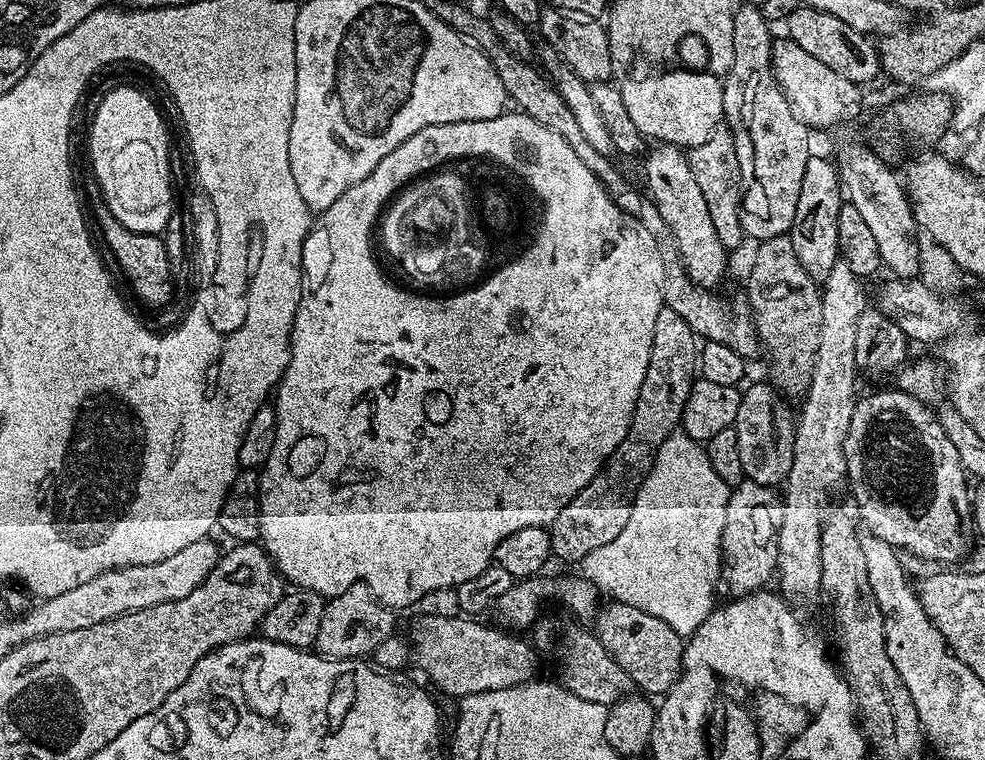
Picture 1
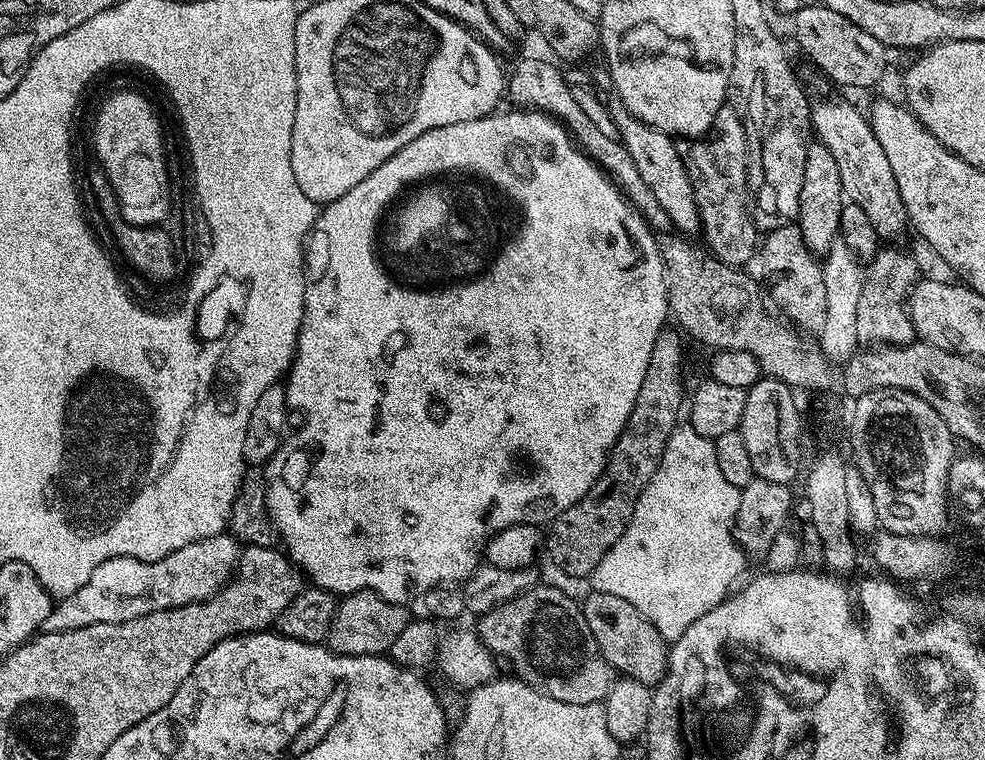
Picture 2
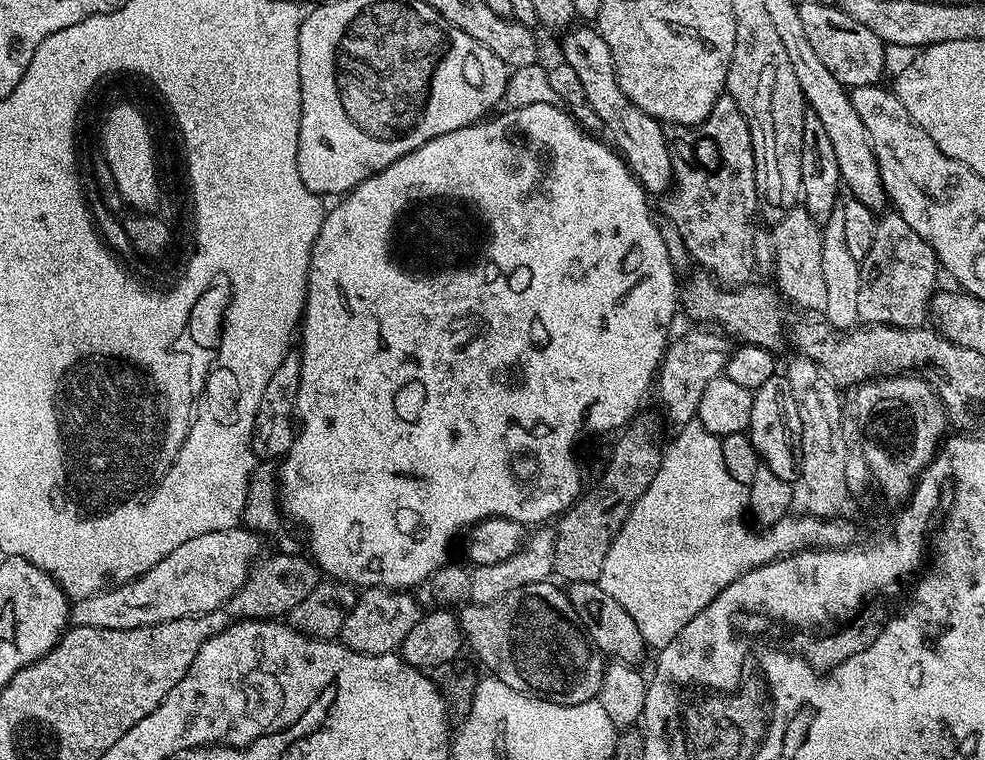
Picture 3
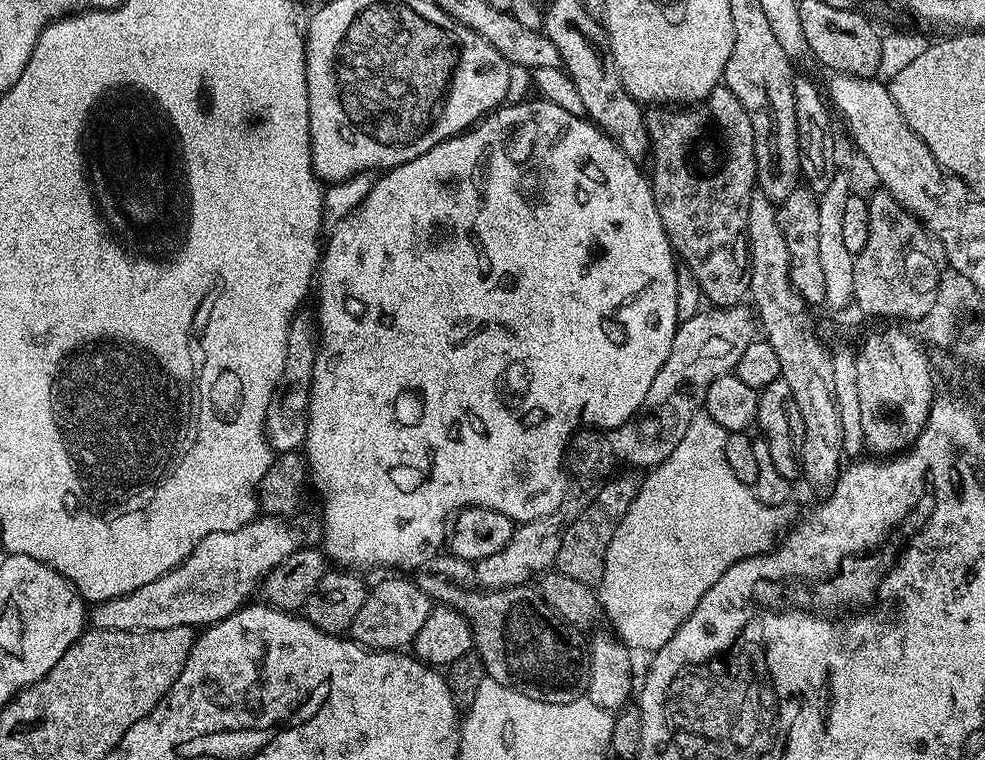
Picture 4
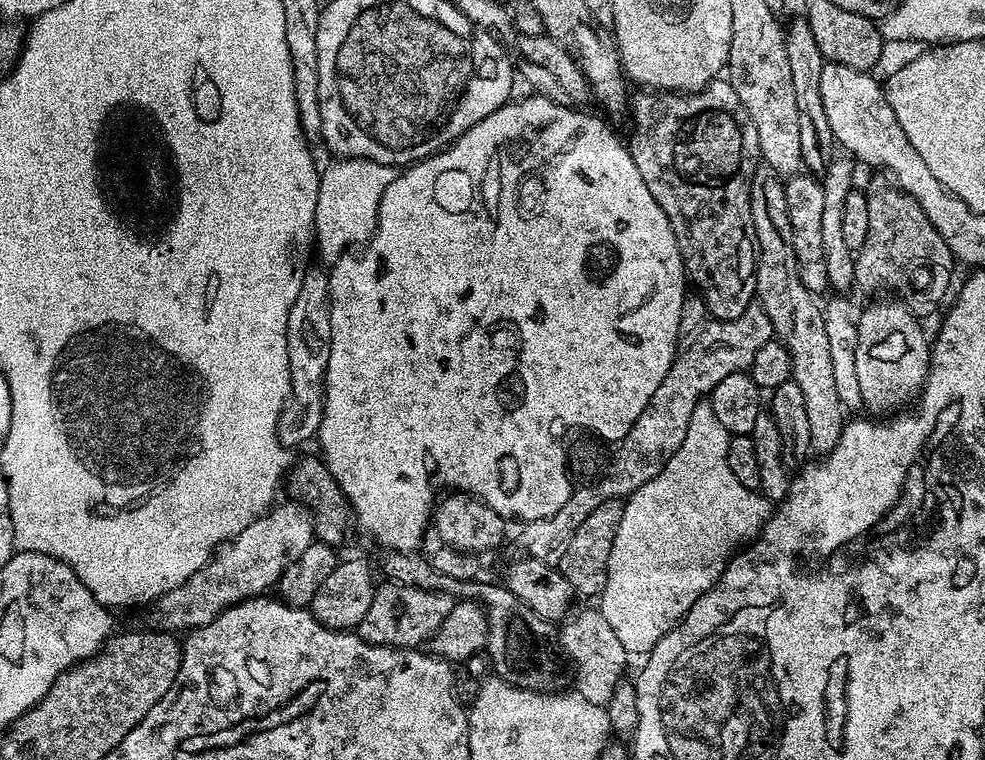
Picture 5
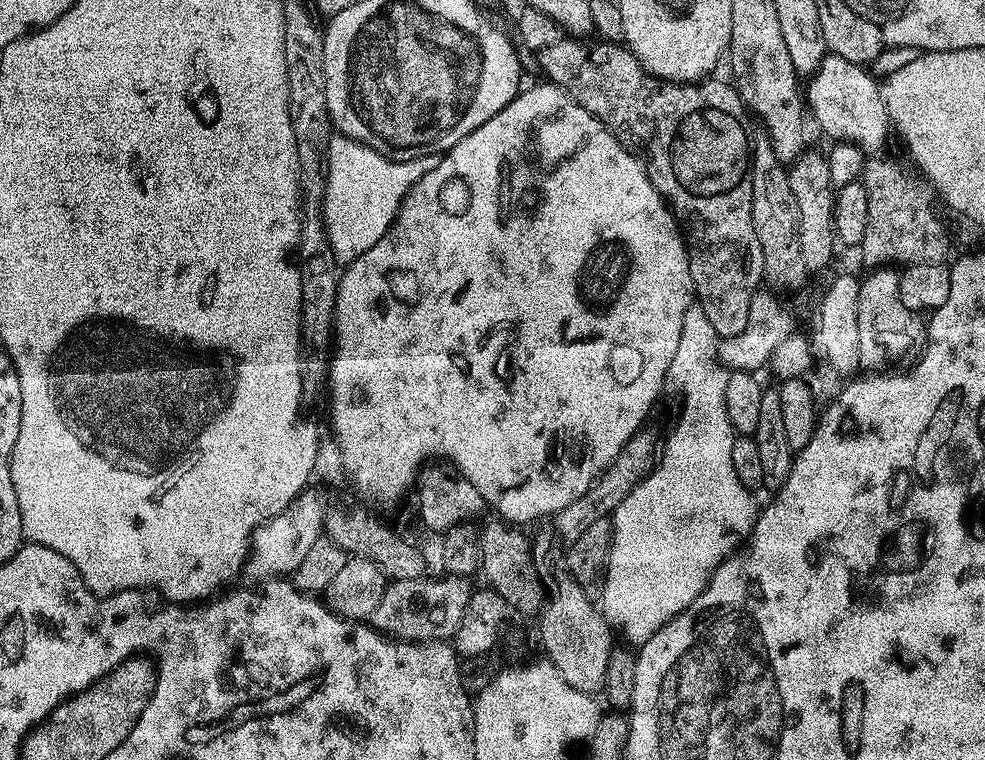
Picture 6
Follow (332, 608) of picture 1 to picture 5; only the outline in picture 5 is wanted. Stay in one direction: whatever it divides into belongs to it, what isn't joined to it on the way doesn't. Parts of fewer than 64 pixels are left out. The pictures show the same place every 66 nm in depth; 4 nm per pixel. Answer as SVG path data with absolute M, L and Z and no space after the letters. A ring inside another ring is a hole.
M399 582L384 583L388 584L381 583L377 587L374 602L370 602L366 618L362 618L358 635L367 644L377 644L383 648L420 648L427 645L438 626L446 622L446 614L450 614L452 610L454 597Z

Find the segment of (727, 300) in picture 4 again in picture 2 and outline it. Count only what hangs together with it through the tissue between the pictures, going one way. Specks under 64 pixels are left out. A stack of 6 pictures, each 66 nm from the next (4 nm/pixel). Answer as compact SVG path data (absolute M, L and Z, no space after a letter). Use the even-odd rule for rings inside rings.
M725 106L718 110L710 133L712 149L708 152L708 168L692 164L690 168L694 198L700 211L700 232L711 255L726 264L744 266L758 252L758 229L750 215L748 190L748 143L740 115Z

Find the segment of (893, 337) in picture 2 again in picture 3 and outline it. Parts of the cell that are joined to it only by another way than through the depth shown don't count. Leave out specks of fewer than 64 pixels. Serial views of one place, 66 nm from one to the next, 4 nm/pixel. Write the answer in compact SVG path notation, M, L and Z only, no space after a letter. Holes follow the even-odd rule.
M888 210L883 215L876 221L874 246L870 246L870 254L866 254L866 258L860 261L858 321L861 325L889 324L892 328L918 328L927 321L924 319L929 319L930 301L938 288L936 251L911 228L910 222L906 222L906 218L902 218L899 212Z

